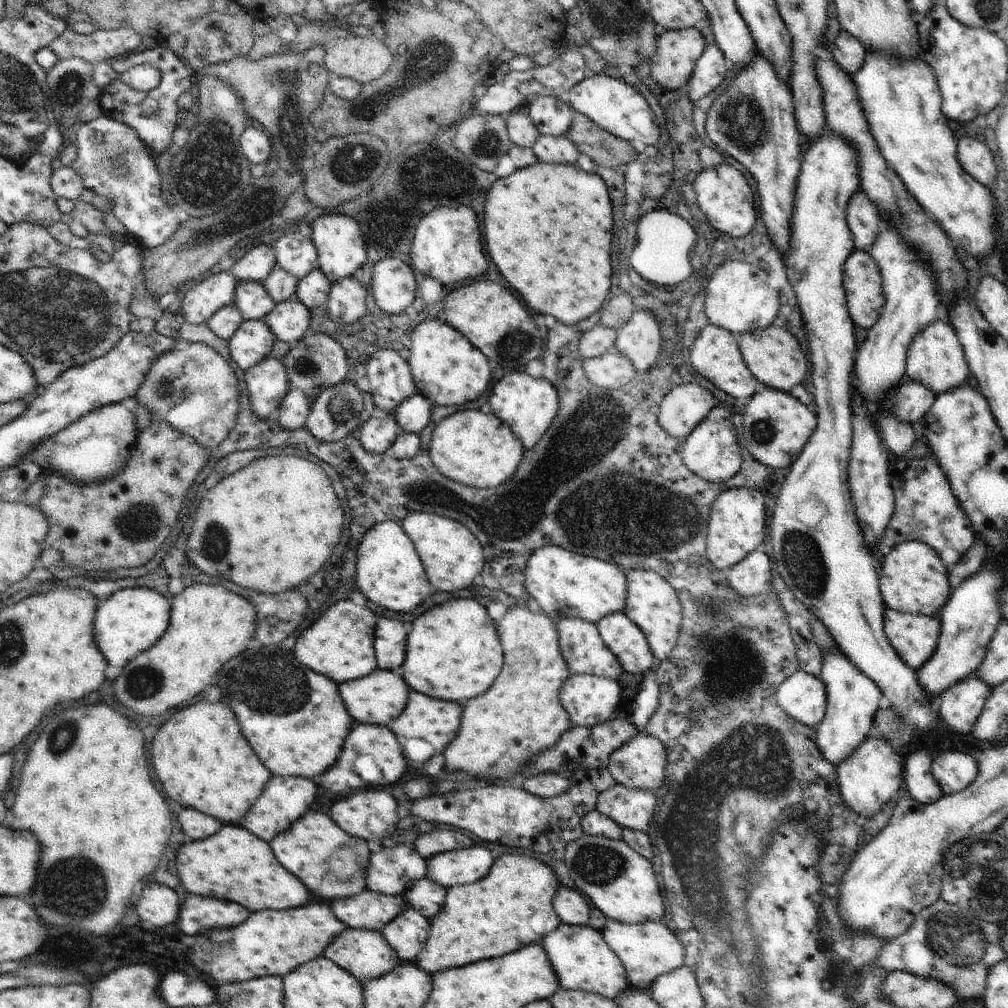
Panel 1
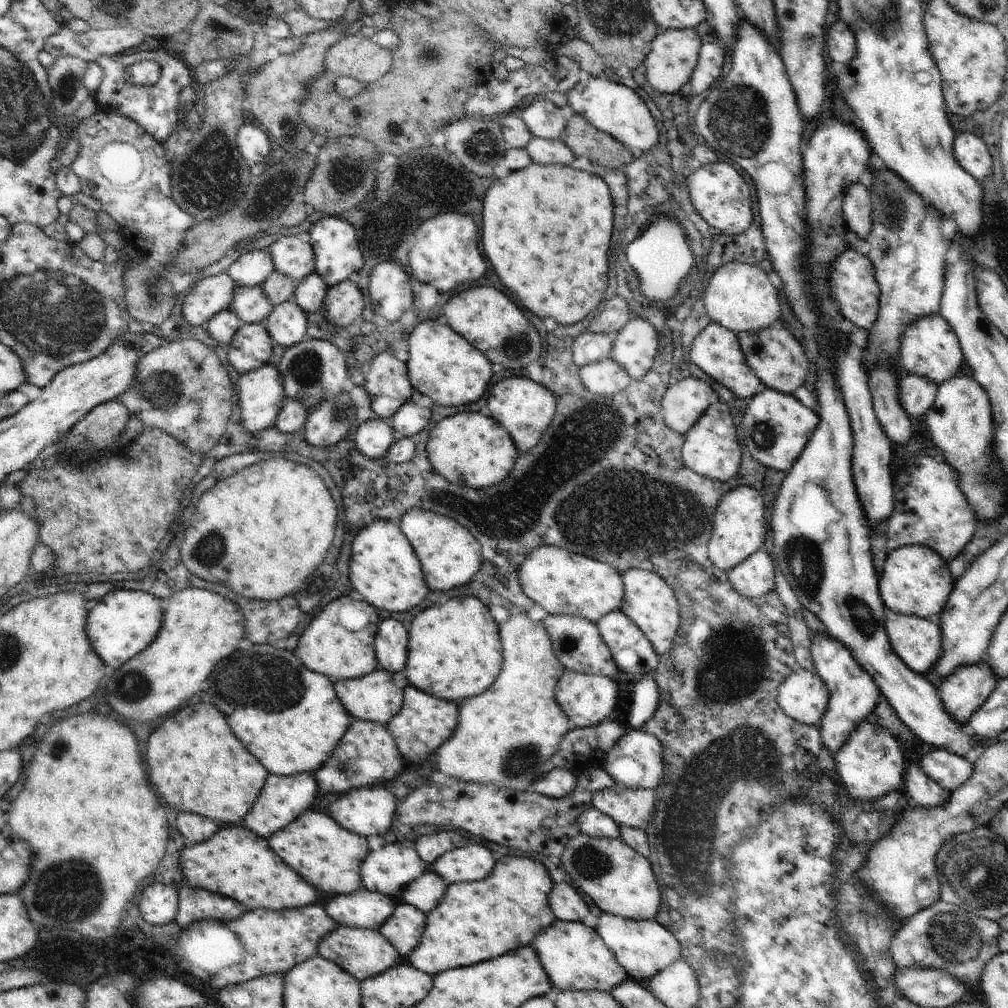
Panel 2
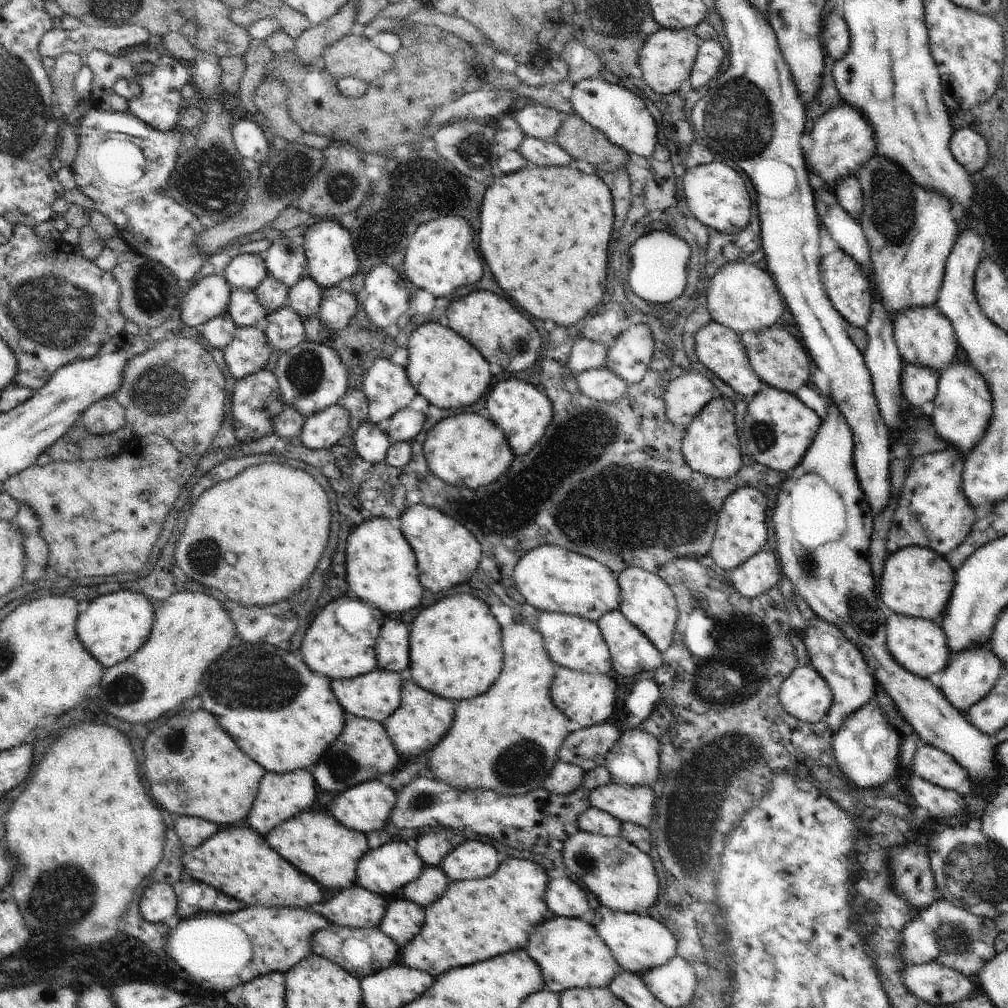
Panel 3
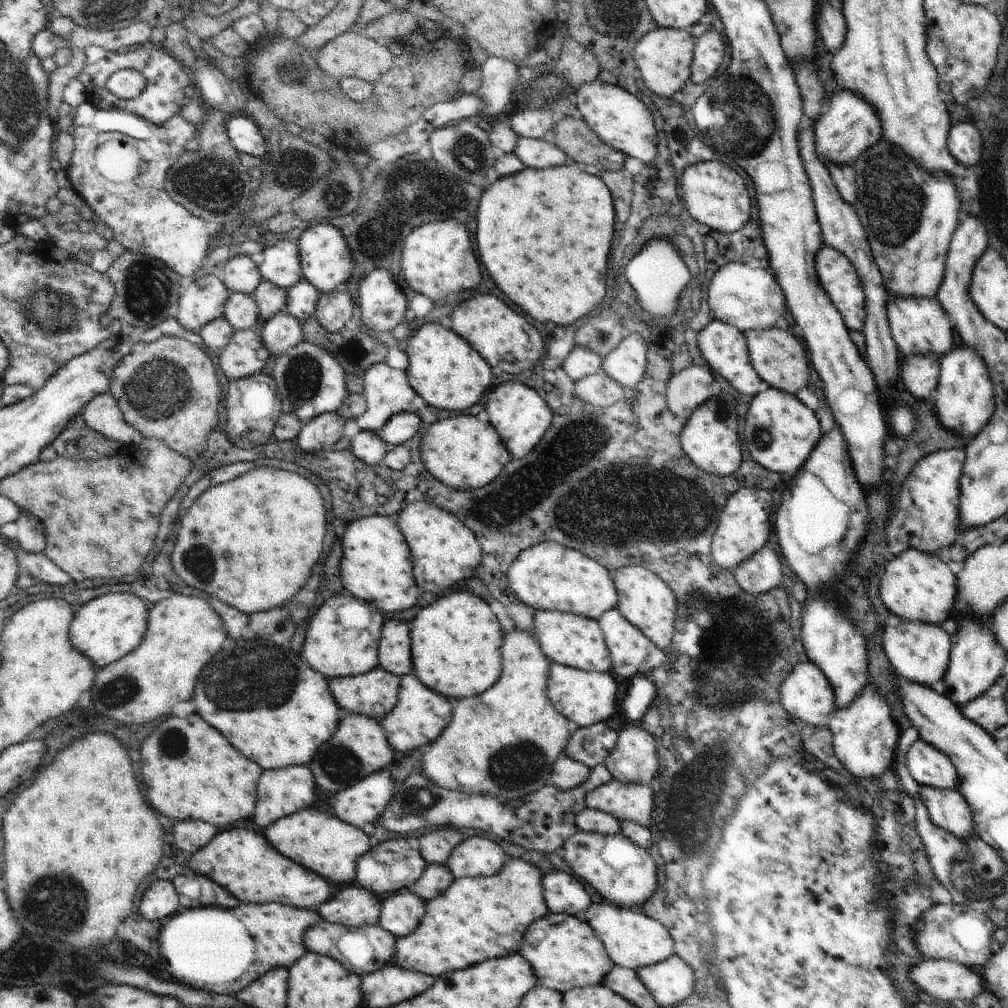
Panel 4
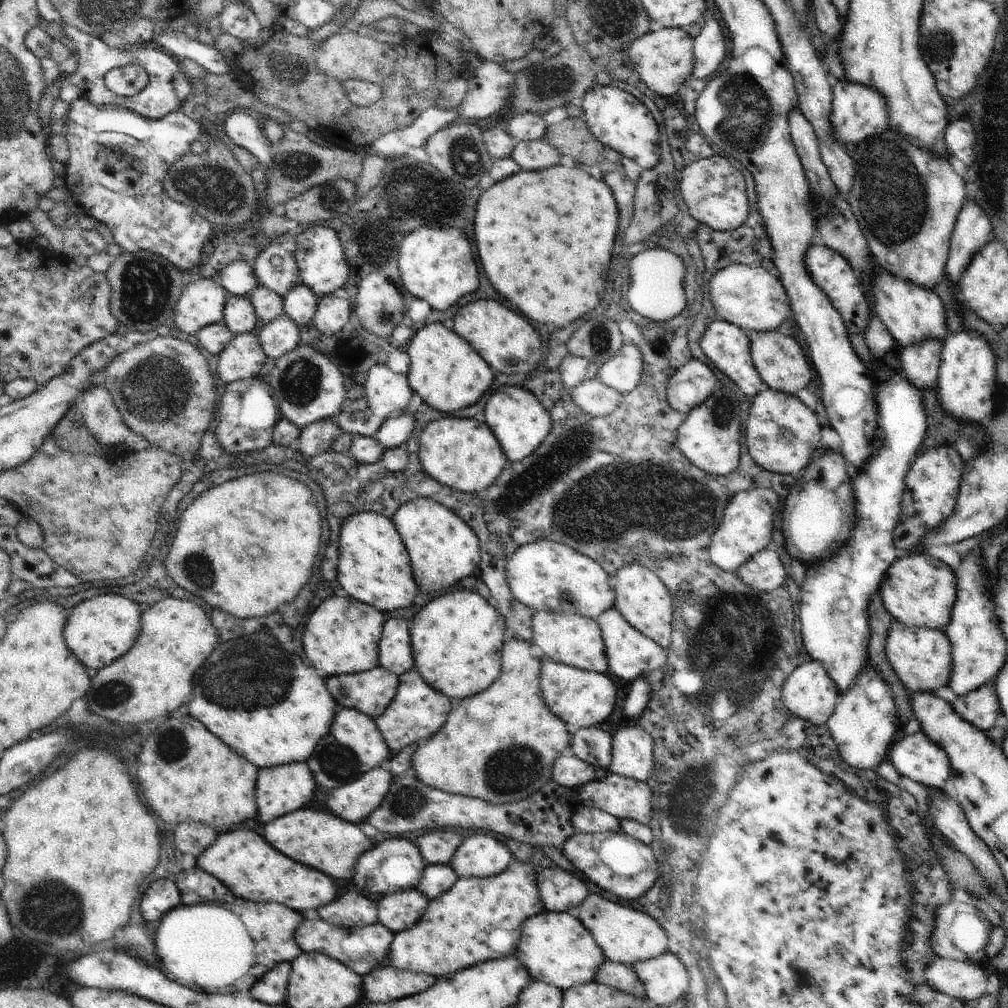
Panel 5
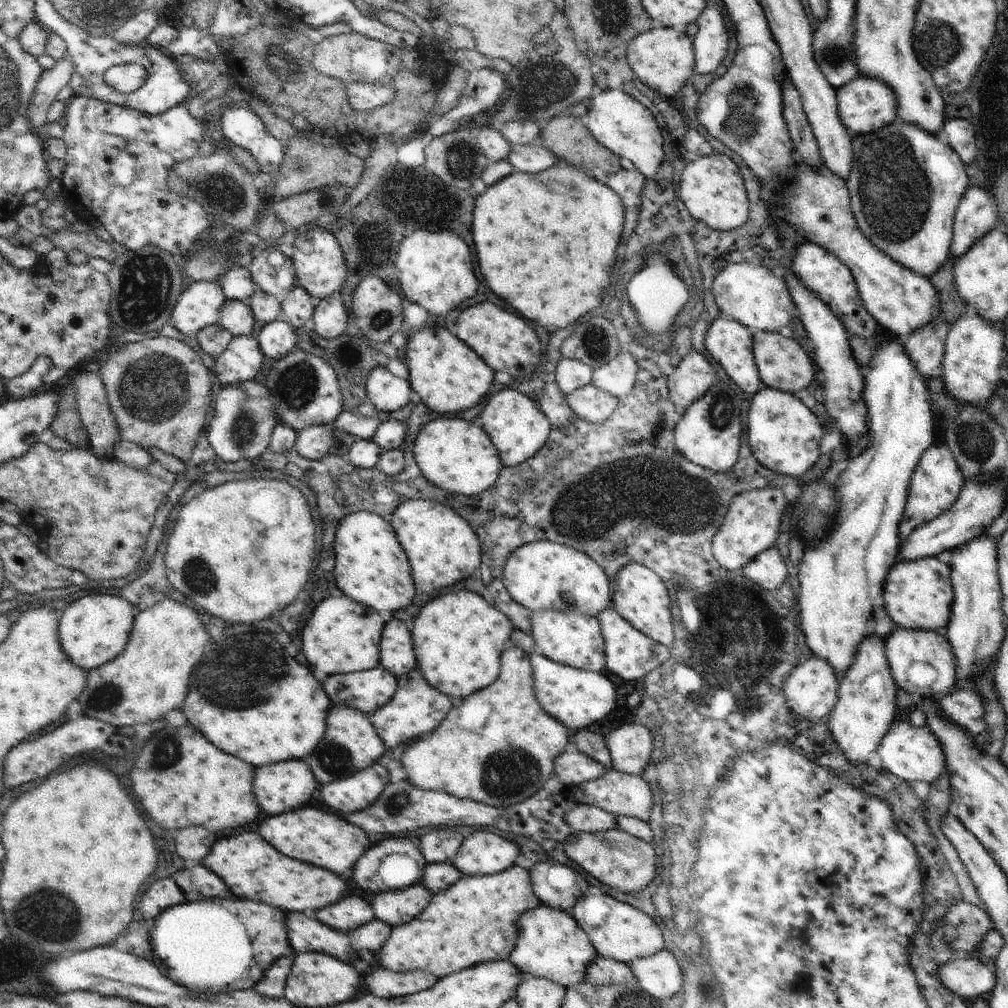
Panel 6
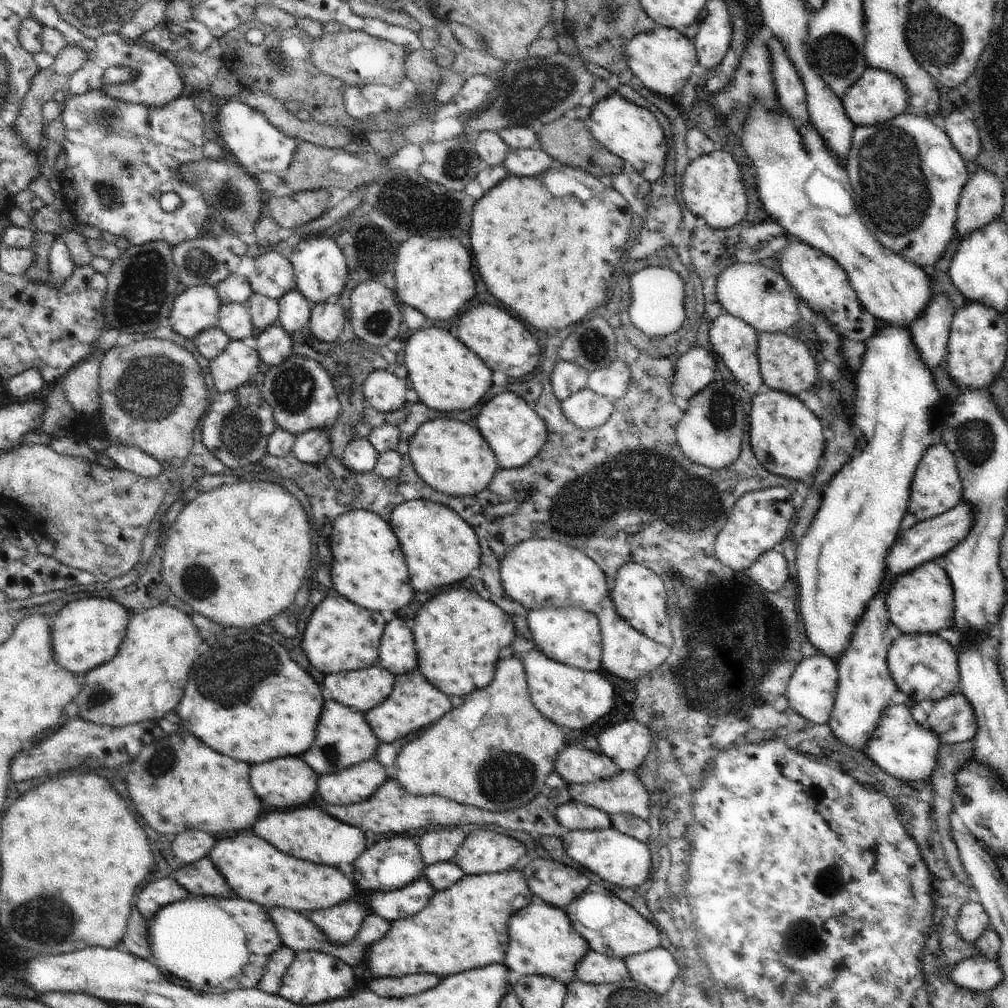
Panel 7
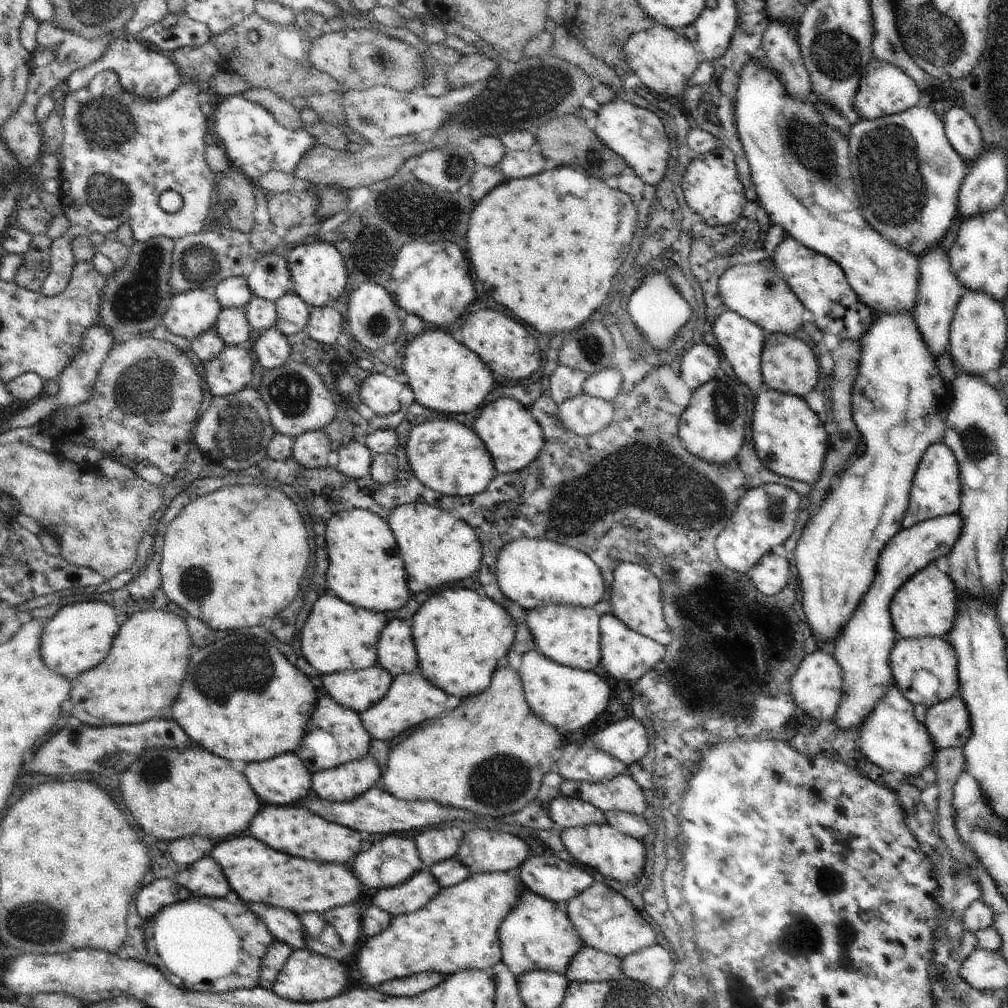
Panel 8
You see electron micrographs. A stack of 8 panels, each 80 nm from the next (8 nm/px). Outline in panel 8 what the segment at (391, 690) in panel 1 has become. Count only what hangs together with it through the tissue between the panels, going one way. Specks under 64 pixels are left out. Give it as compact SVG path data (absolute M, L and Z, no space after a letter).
M376 664L357 671L323 675L322 680L326 696L361 713L386 696L394 676Z

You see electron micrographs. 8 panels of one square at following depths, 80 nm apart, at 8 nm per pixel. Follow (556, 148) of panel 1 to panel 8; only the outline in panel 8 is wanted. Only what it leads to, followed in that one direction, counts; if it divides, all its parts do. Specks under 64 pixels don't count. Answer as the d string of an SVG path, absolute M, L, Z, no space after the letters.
M536 148L531 151L507 151L497 167L506 179L519 179L544 171L546 159Z

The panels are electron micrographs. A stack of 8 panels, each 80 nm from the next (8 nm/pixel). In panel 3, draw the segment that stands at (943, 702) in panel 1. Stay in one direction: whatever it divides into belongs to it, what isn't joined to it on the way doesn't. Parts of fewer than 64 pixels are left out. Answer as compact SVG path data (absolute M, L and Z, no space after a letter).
M988 648L970 649L952 657L945 666L939 689L954 708L966 714L968 708L972 708L976 702L988 696L988 692L994 688L994 684L1005 672L1003 662L998 660Z

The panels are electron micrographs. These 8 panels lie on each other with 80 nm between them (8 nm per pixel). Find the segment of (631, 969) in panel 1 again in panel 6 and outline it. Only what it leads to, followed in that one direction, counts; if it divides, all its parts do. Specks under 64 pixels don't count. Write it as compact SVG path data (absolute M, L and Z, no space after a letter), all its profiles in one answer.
M598 887L588 888L566 912L574 917L595 950L604 958L613 958L628 965L634 959L647 957L664 949L665 940L661 928L649 914L608 896Z

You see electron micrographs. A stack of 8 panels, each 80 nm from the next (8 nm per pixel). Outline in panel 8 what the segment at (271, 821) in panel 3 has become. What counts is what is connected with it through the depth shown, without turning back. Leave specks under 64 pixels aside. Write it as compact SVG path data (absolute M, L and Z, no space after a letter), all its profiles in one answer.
M284 753L262 762L242 765L250 786L261 798L264 805L290 806L298 805L312 796L312 775L309 768L298 758L297 753Z

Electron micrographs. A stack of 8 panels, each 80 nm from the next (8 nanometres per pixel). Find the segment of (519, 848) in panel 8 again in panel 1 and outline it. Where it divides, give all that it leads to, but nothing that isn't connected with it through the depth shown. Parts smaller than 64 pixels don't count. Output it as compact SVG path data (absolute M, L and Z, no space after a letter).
M473 845L460 851L446 852L427 860L425 878L438 882L447 890L454 886L473 884L486 876L494 864L490 850Z

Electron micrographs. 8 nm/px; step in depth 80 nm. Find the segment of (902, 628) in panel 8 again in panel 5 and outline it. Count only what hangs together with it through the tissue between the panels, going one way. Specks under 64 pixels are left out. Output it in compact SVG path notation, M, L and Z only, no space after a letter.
M931 552L898 554L880 588L880 596L888 612L894 620L909 627L944 628L950 622L956 594L954 572L944 562L932 557Z

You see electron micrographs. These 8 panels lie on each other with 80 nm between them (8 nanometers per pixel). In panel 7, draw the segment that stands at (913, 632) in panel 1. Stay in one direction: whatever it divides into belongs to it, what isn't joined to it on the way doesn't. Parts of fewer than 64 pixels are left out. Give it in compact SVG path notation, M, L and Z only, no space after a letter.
M895 633L887 663L896 686L915 704L922 700L938 702L959 689L958 652L937 633Z

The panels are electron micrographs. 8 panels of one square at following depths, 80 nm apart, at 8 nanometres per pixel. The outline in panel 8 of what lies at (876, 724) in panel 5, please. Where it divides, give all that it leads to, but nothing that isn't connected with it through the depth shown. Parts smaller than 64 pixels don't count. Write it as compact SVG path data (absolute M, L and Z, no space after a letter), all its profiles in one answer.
M961 514L936 517L928 522L916 524L910 530L898 532L890 540L890 544L886 544L886 548L882 550L876 584L872 584L870 592L862 598L858 610L854 612L852 620L846 624L844 632L840 634L838 642L831 651L843 672L841 701L838 710L831 716L840 731L859 732L867 716L878 706L891 684L894 684L889 656L899 637L888 610L893 594L916 572L926 568L930 562L946 556L956 544L962 526Z

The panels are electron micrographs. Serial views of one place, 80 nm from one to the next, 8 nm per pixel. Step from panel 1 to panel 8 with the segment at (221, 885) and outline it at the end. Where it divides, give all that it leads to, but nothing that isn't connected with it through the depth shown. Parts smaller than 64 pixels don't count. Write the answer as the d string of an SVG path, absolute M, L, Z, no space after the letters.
M252 835L226 838L216 843L209 855L222 867L232 896L245 903L282 907L299 915L314 911L323 913L350 904L360 895L361 882L349 865L293 857L270 848Z

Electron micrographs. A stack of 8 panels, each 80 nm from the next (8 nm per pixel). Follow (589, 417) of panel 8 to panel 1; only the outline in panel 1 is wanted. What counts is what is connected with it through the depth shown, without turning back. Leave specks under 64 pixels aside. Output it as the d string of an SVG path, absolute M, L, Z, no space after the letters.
M614 349L602 356L586 359L582 364L588 382L592 382L592 386L596 388L606 390L624 388L637 375L632 362Z

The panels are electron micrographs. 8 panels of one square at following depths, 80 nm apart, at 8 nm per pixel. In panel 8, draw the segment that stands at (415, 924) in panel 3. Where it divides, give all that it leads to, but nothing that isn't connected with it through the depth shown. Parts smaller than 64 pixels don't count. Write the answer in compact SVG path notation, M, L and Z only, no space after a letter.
M426 868L395 887L380 889L371 904L391 917L416 912L430 902L440 890L437 880Z

